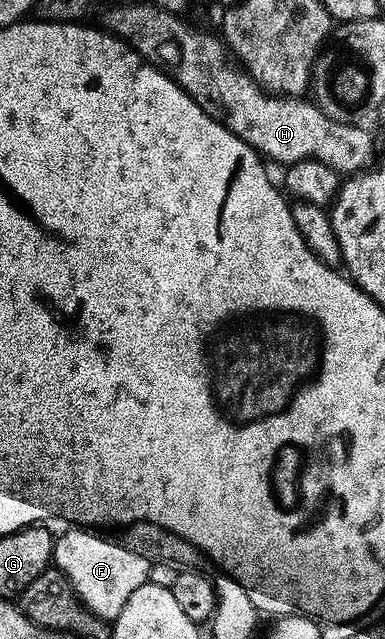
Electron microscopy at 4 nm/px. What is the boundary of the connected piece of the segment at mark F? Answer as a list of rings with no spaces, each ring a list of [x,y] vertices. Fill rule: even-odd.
[[[84,527],[65,529],[68,530],[56,537],[52,548],[52,565],[60,570],[78,599],[92,614],[109,623],[115,622],[130,595],[149,582],[150,563],[142,555],[127,549],[119,540],[107,541],[96,534],[99,532]]]

